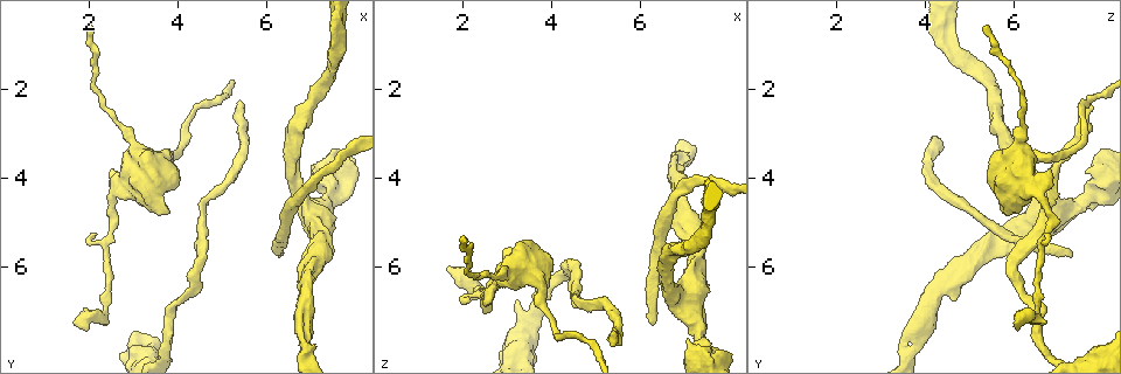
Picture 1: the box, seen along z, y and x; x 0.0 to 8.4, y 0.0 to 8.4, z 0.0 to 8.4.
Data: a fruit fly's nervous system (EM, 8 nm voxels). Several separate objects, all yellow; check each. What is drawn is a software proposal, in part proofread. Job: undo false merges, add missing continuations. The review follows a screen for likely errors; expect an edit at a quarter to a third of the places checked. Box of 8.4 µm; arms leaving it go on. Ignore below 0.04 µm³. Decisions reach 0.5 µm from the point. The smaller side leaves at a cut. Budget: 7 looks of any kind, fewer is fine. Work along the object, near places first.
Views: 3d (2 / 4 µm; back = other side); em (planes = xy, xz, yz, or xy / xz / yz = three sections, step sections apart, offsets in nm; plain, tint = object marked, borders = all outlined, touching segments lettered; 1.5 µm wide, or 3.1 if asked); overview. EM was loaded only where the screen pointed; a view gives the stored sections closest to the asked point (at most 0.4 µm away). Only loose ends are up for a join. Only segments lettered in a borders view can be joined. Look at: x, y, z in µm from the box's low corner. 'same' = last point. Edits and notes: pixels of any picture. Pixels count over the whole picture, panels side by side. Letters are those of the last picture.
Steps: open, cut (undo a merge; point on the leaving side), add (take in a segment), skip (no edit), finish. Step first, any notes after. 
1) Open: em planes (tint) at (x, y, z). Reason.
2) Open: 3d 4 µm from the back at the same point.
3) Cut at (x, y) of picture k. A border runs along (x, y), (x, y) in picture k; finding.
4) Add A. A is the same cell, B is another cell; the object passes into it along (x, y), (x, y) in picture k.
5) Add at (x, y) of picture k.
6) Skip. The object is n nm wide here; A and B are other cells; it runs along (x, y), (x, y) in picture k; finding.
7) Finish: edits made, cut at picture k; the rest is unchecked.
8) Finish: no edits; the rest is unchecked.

Open: em 3.1 µm planes (plain) at (7.50, 4.40, 7.85). Thick turns thin.

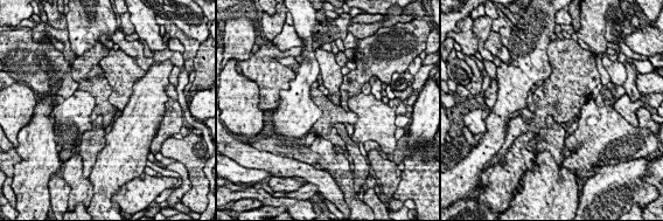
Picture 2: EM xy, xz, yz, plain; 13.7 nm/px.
Open: em 3.1 µm planes (tint) at the same point.

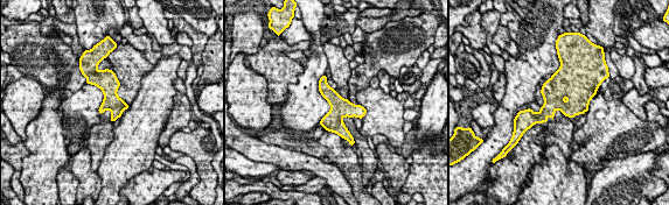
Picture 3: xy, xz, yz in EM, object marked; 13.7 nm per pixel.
Open: em 3.1 µm planes (borders) at the same point.

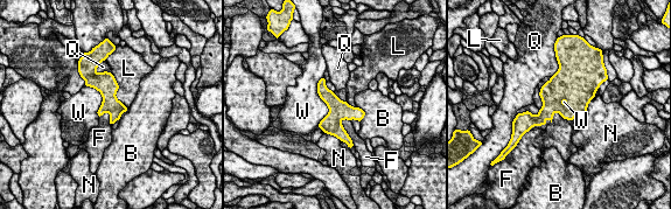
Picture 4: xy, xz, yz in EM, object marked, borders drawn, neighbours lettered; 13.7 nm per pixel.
Skip. The longest contact is with W, 700 nm; B, F, L, N, Q and W are other cells; it runs along (322, 82), (342, 138) in picture 4; all the same cell.

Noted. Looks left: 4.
Open: em xz step 8 (tint) at (1.65, 7.30, 6.00). Branch stops here.

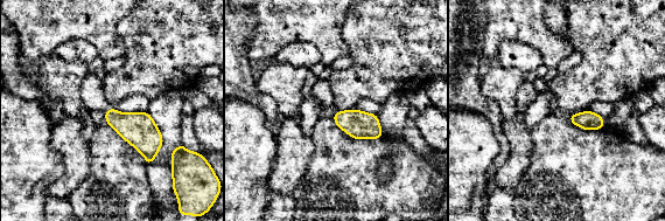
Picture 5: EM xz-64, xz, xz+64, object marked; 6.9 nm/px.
Open: em planes (borders) at the same point. Cut it another way.

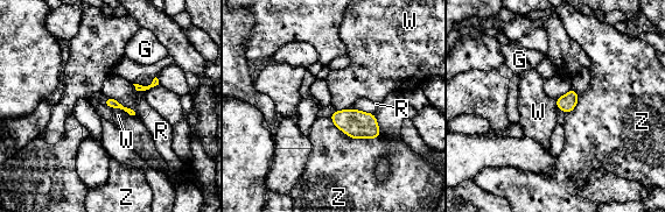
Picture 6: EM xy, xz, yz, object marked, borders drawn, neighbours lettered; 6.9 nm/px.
Skip. G, R, W and Z are other cells; a border runs along (112, 107), (118, 107), (130, 115) in picture 6; none of them fits.

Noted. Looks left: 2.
Open: em yz step 8 (borders) at (2.60, 4.30, 6.45).

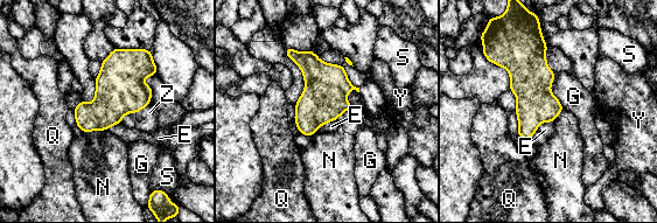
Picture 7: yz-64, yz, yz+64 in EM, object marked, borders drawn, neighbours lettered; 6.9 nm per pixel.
Skip. The longest contact is with G, 260 nm; E, G, N, Q, S, Y and Z are other cells; a border runs along (106, 130), (82, 132) in picture 7; all the same cell.

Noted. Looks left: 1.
Finish: no edits; the rest is unchecked.

